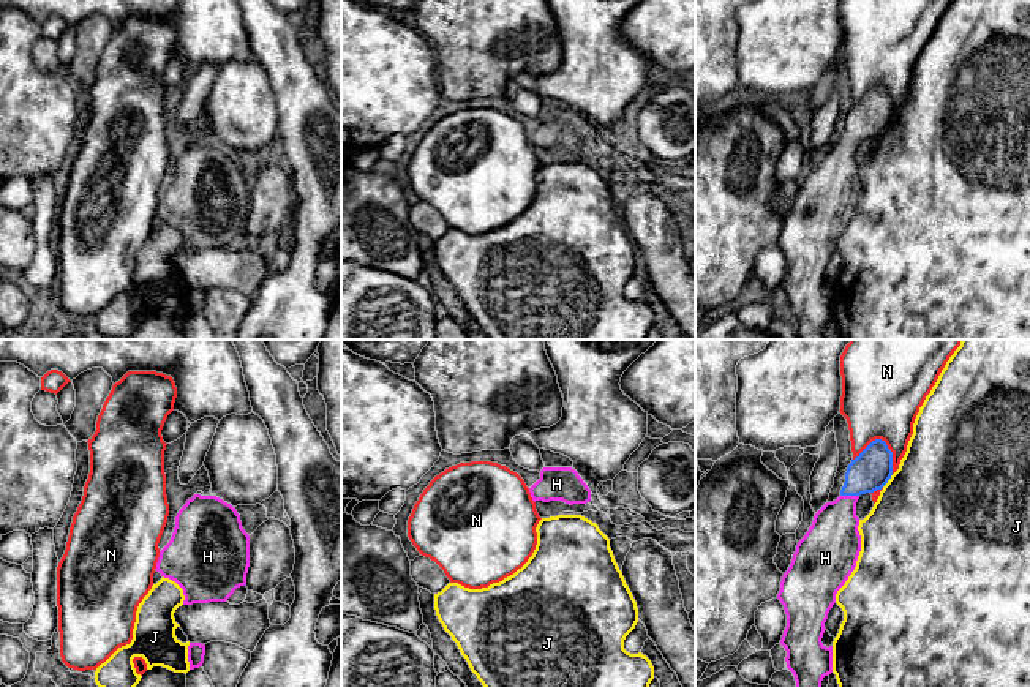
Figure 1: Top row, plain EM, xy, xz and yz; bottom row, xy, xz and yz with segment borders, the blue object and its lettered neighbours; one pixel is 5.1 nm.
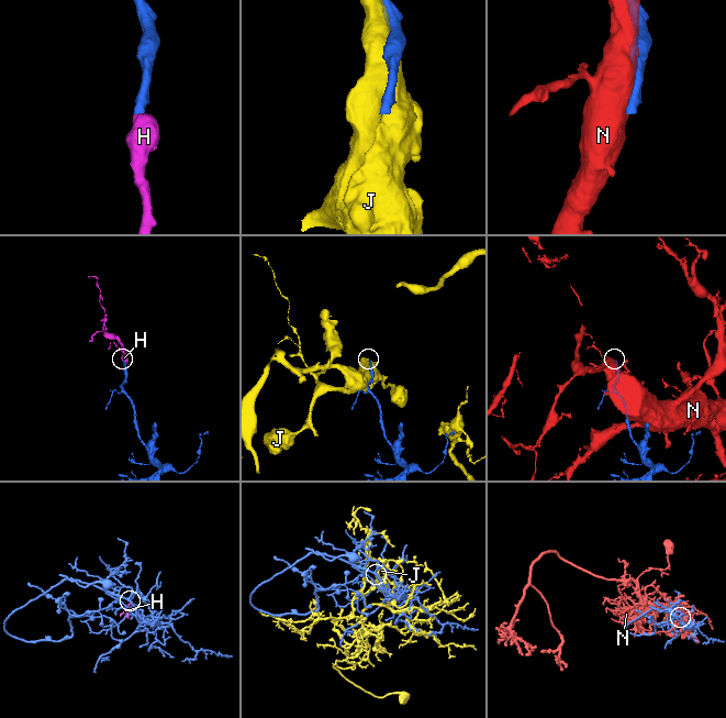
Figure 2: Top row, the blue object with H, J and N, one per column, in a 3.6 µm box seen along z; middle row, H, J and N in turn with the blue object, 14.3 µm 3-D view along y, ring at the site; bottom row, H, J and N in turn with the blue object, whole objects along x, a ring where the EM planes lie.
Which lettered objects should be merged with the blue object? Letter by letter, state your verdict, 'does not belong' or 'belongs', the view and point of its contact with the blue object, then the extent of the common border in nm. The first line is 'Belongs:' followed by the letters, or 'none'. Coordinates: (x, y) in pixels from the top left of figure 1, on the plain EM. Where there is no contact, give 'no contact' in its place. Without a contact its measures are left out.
Belongs: H
H: belongs | yz (850, 141) | 100 nm
J: does not belong | yz (888, 125) | 90 nm
N: does not belong | yz (885, 89) | 220 nm

